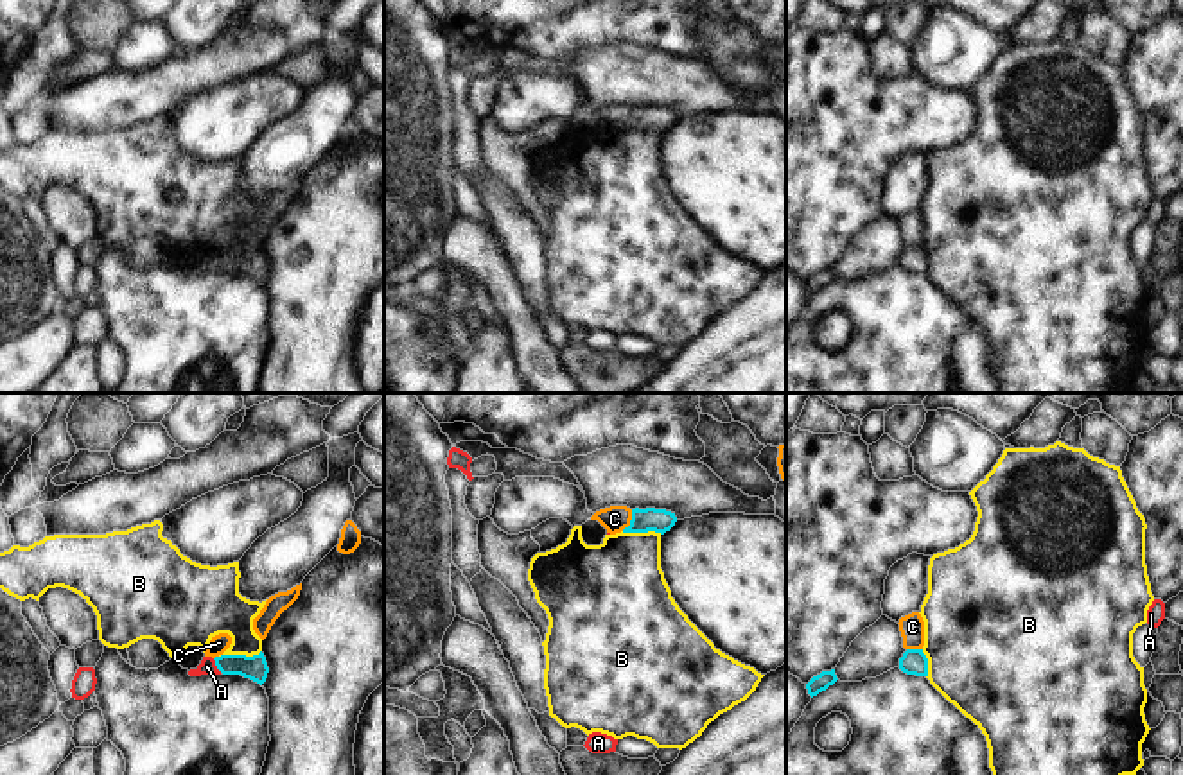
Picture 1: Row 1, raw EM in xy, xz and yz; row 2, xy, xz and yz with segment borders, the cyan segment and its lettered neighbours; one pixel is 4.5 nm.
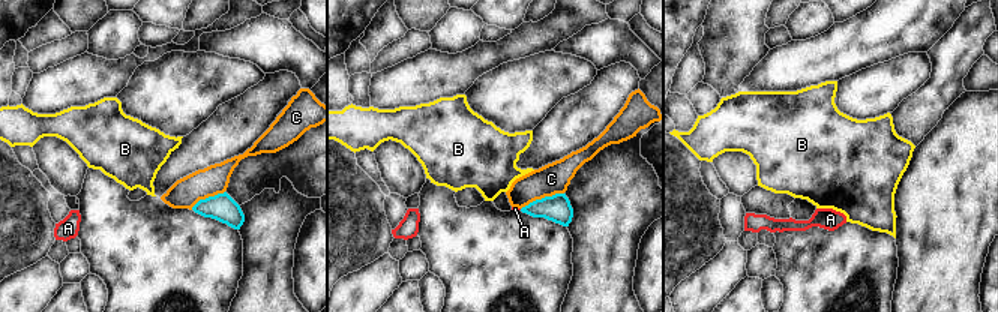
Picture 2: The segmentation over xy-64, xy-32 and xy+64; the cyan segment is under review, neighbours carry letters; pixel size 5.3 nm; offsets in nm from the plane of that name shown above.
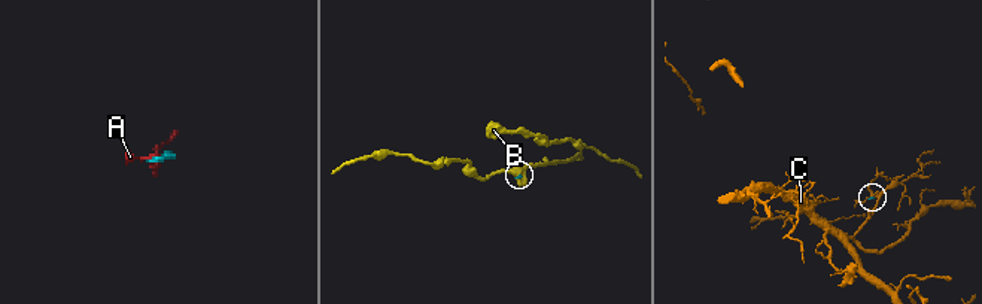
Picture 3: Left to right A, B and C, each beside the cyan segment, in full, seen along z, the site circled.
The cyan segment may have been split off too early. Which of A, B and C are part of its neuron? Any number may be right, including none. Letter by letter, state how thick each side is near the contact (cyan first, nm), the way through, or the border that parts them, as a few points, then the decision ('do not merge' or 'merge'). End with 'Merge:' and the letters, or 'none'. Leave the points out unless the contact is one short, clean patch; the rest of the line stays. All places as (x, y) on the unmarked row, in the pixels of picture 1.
A: 110/70 nm | across xy (255, 266), (216, 262), (207, 264) | merge
B: 110/240 nm | along xy (261, 248), (252, 253), (219, 255) | do not merge
C: 110/120 nm | along xz (632, 108), (630, 121), (622, 128) | do not merge
Merge: A

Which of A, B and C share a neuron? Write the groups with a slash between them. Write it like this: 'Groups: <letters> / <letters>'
Groups: A / B / C

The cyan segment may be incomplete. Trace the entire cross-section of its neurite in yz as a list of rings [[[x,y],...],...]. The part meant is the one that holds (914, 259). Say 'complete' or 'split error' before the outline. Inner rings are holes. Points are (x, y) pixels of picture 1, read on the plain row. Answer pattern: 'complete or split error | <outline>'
complete | [[[907,248],[899,257],[899,267],[907,273],[928,274],[928,257],[923,248]]]

